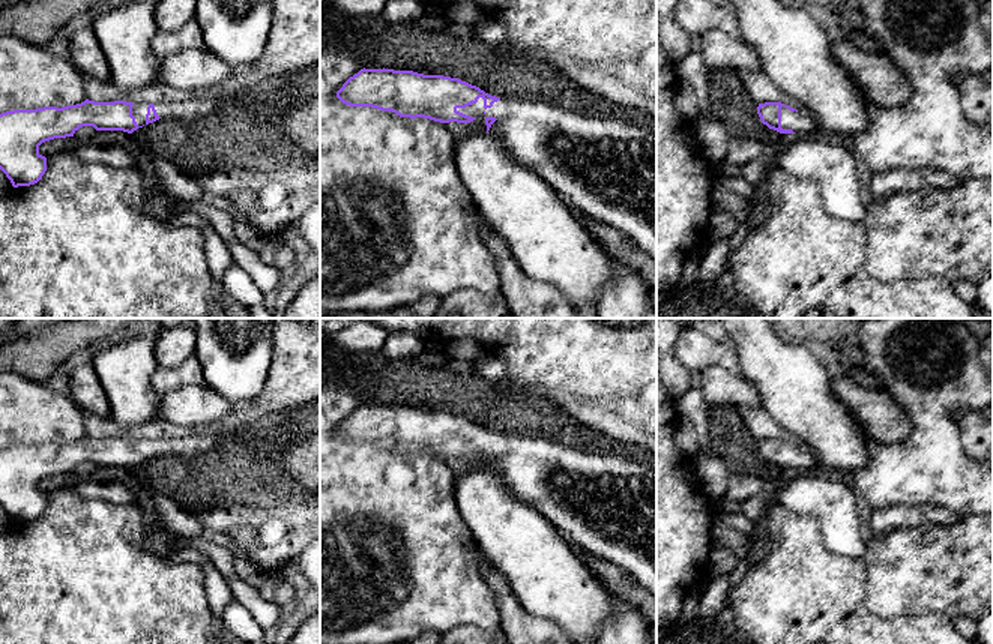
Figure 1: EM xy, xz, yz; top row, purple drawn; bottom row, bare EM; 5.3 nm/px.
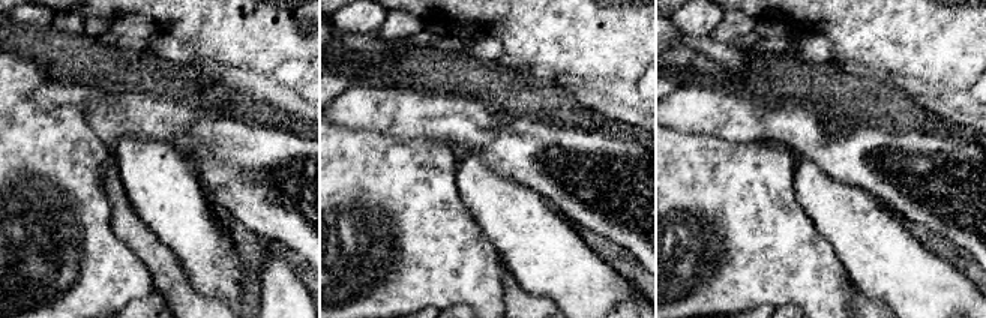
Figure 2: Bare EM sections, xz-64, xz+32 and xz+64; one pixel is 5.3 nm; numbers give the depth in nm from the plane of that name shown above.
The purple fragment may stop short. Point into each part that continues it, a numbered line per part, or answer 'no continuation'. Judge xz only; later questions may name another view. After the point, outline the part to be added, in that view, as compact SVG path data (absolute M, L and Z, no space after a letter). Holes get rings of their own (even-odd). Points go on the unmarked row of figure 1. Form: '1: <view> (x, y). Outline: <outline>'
1: xz (607, 505). Outline: M484 435L457 447L473 453L475 470L496 473L508 491L541 513L557 531L565 531L584 552L604 558L626 572L656 599L656 462L584 450L542 438L503 435L484 444Z

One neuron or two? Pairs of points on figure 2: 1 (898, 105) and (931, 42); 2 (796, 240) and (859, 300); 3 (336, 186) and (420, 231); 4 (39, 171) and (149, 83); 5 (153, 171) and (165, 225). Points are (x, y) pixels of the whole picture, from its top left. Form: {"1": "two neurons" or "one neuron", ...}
{"1": "two neurons", "2": "two neurons", "3": "one neuron", "4": "two neurons", "5": "one neuron"}

